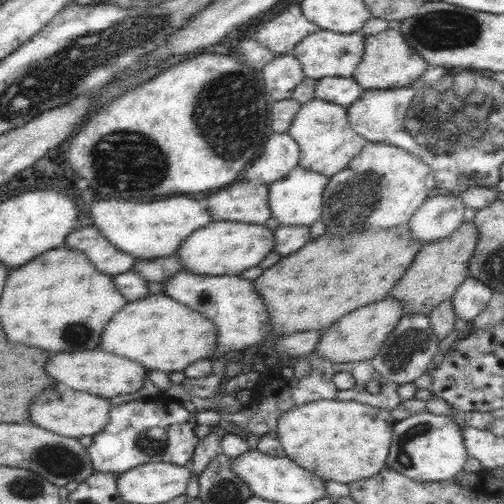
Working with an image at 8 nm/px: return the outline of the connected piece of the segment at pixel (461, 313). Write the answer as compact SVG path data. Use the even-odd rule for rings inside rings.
M467 277L452 296L455 317L472 321L482 312L492 298L493 291L488 285Z

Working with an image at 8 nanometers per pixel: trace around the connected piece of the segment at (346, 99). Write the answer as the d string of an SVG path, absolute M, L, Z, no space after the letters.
M324 77L317 80L313 95L316 100L347 107L360 98L362 91L363 88L353 77Z

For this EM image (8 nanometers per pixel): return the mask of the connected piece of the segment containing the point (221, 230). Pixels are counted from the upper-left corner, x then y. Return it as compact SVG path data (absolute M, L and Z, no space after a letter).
M216 219L205 227L197 228L187 239L180 243L177 258L186 272L194 275L206 276L233 276L241 275L243 270L258 265L270 252L273 251L274 233L262 224L246 224L228 222Z

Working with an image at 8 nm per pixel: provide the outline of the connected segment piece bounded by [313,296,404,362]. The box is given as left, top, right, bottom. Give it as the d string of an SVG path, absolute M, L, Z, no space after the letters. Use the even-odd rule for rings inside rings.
M390 296L376 304L358 308L358 310L342 316L336 324L332 324L328 328L328 332L319 338L313 352L330 362L369 361L380 352L386 337L392 332L402 315L404 315L403 302Z

